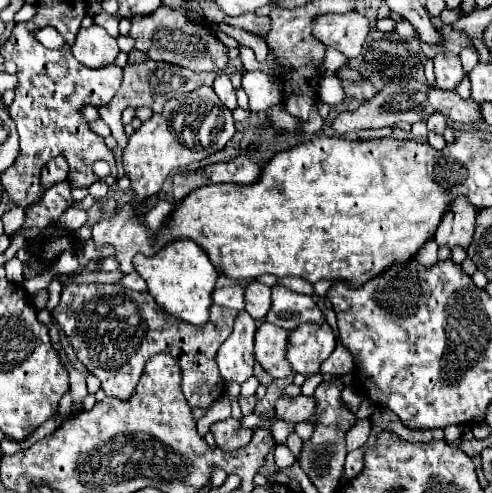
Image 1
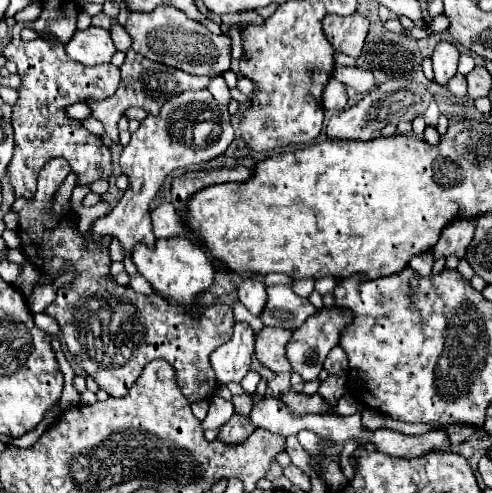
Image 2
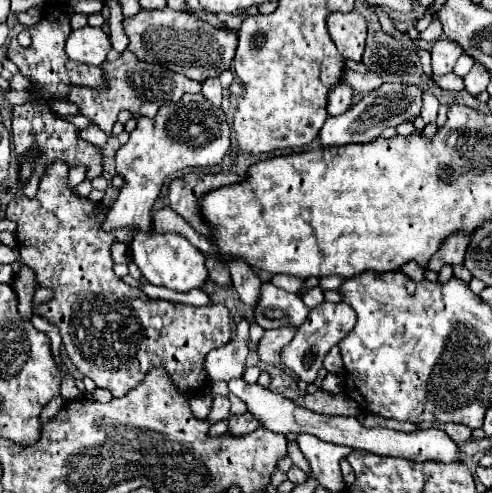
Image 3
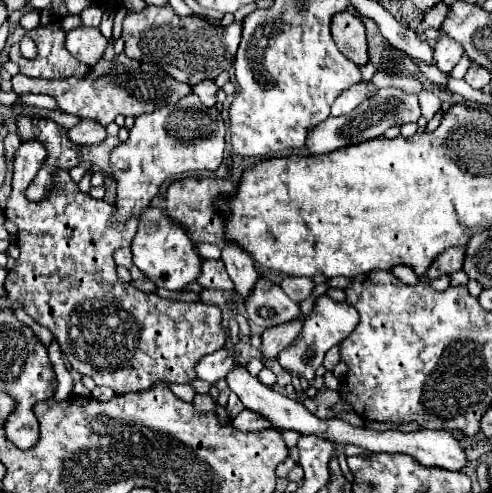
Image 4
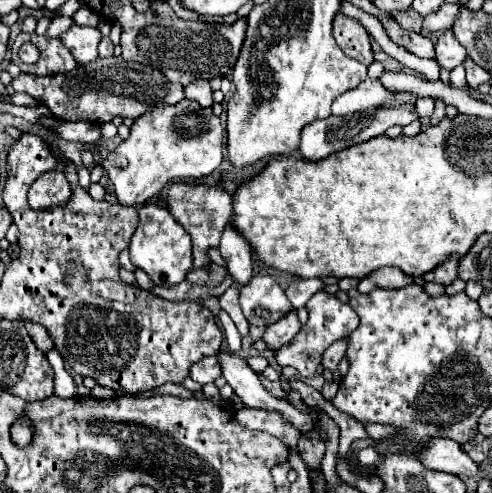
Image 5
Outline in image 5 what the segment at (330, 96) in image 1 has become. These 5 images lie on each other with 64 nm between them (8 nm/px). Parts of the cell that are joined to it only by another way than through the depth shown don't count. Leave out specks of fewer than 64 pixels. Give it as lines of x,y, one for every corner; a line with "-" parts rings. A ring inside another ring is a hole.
366,78
360,86
344,92
332,104
334,116
360,112
364,108
376,108
380,104
414,104
416,98
406,92
388,92
380,80

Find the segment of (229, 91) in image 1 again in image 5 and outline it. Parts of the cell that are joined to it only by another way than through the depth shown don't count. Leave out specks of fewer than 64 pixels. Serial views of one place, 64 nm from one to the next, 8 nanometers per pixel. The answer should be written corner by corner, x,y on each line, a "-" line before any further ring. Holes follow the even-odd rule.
198,80
198,82
192,82
184,88
186,92
186,98
192,98
196,102
200,102
204,108
212,106
212,88
210,88
210,82
208,80

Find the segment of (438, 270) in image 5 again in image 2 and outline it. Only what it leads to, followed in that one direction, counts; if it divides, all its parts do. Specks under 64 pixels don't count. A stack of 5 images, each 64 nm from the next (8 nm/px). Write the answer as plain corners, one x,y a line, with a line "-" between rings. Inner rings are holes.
456,218
452,220
440,234
436,246
434,246
434,258
456,254
458,258
464,258
466,248
474,236
474,220
472,218

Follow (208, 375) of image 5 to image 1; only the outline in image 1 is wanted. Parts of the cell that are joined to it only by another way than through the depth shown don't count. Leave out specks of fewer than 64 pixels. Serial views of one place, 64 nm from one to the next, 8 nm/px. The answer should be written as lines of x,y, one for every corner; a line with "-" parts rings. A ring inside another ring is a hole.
242,310
238,313
232,334
228,340
220,346
216,362
220,368
220,374
226,382
246,382
252,376
254,368
254,332
256,332
255,320

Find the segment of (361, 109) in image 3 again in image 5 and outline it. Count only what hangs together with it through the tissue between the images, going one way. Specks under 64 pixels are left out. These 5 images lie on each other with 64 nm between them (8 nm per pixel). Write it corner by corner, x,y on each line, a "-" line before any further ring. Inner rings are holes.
412,104
370,108
370,110
348,114
348,116
342,116
342,118
330,116
326,120
316,120
316,122
304,126
302,140
300,140
300,152
304,154
304,158
316,162
316,160
322,160
322,158
326,158
326,156
330,156
334,152
340,152
340,150
344,150
348,146
354,146
354,144
366,142
366,140
370,140
374,136
380,136
394,124
406,126
406,124
410,124
414,120
418,120
418,114
416,114
416,106
412,106

